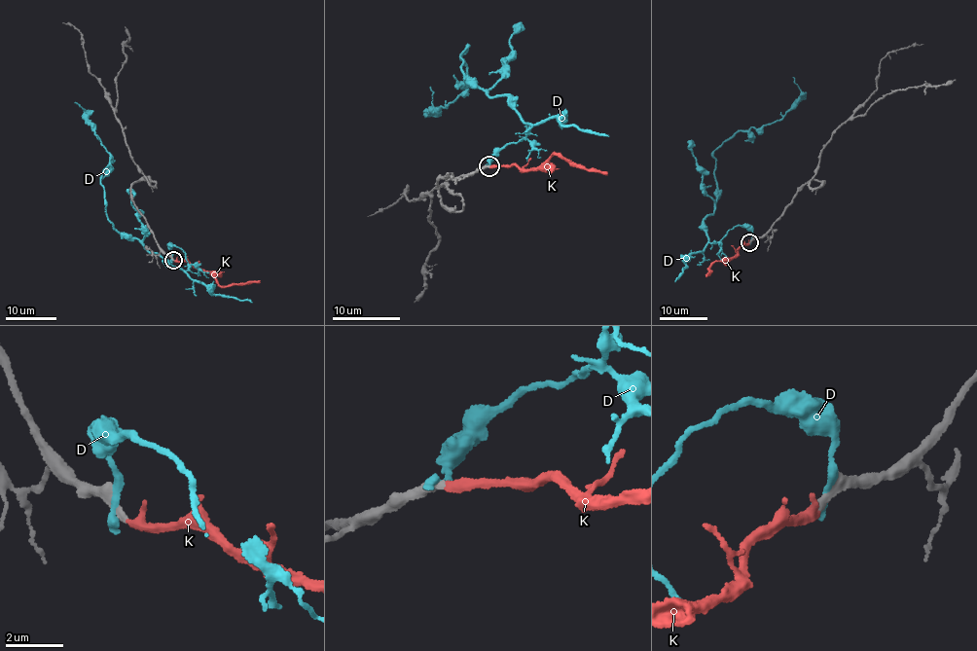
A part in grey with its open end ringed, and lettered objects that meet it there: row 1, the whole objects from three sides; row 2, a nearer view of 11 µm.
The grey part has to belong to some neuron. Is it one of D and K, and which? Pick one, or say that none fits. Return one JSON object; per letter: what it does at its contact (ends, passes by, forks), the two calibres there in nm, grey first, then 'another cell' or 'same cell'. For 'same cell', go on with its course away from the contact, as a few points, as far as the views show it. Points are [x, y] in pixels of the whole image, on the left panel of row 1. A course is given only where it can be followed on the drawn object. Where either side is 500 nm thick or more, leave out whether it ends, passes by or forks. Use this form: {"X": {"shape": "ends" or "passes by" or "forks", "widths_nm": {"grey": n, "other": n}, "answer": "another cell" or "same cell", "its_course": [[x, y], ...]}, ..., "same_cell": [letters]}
{"D": {"shape": "ends", "widths_nm": {"grey": 460, "other": 360}, "answer": "another cell"}, "K": {"shape": "ends", "widths_nm": {"grey": 260, "other": 360}, "answer": "same cell", "its_course": [[174, 260], [208, 271], [220, 285], [261, 282]]}, "same_cell": ["K"]}

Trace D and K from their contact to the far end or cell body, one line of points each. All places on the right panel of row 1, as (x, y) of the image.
D: (751, 239), (741, 226), (710, 242), (704, 222), (720, 195), (713, 152), (782, 118), (800, 98), (793, 77)
K: (749, 242), (731, 258), (715, 262), (706, 276)

